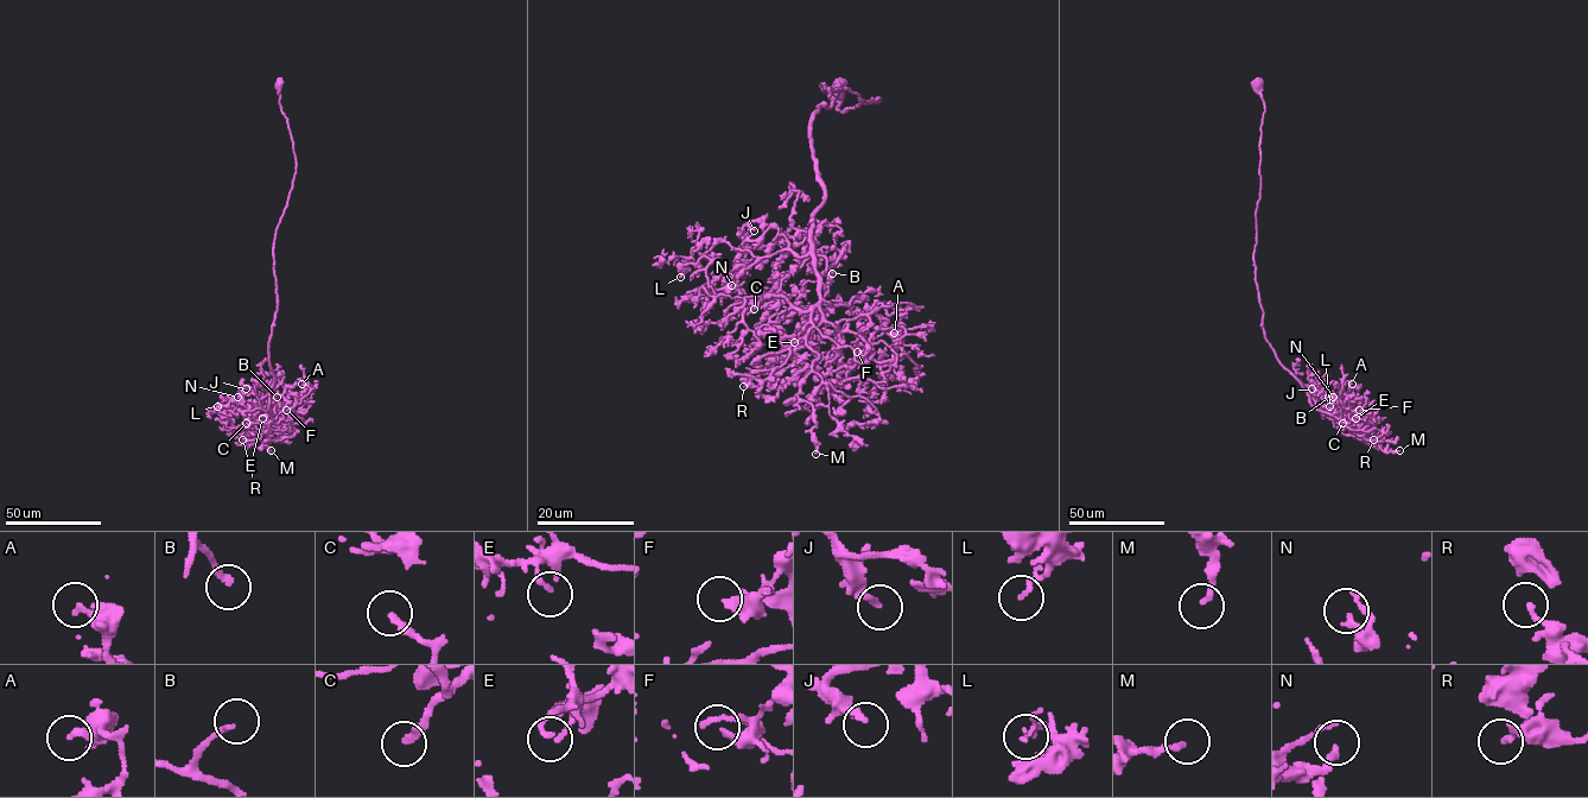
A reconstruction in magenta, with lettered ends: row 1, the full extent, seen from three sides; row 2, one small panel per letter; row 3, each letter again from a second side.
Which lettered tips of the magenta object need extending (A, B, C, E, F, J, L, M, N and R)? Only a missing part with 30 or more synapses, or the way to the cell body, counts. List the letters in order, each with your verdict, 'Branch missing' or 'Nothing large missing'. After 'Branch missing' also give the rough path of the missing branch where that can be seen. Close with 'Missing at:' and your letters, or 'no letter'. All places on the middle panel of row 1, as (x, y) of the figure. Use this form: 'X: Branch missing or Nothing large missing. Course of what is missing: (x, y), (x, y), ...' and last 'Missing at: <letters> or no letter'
A: Nothing large missing
B: Branch missing. Course of what is missing: (832, 273), (826, 283), (813, 287), (794, 306)
C: Branch missing. Course of what is missing: (754, 309), (748, 322), (732, 331), (730, 343)
E: Nothing large missing
F: Nothing large missing
J: Nothing large missing
L: Nothing large missing
M: Nothing large missing
N: Nothing large missing
R: Nothing large missing
Missing at: B, C

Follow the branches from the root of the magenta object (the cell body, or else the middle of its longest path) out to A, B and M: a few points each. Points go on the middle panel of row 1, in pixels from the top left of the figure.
A: (838, 94), (839, 111), (880, 100), (821, 86), (819, 306), (840, 331), (876, 310), (894, 333)
B: (838, 94), (839, 111), (880, 100), (823, 84), (832, 103), (812, 121), (826, 293), (832, 273)
M: (838, 94), (839, 111), (880, 100), (823, 84), (832, 103), (811, 126), (818, 359), (796, 397), (815, 454)

